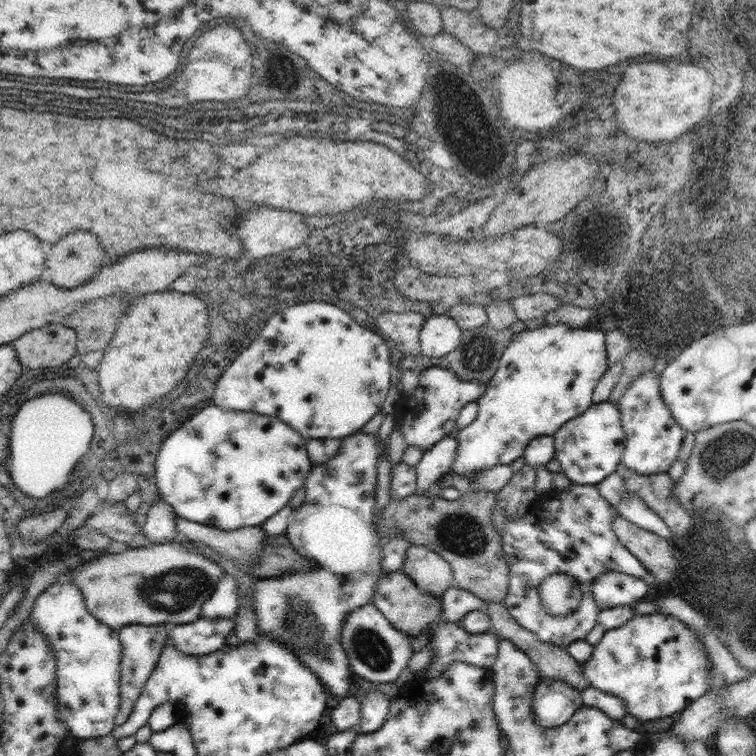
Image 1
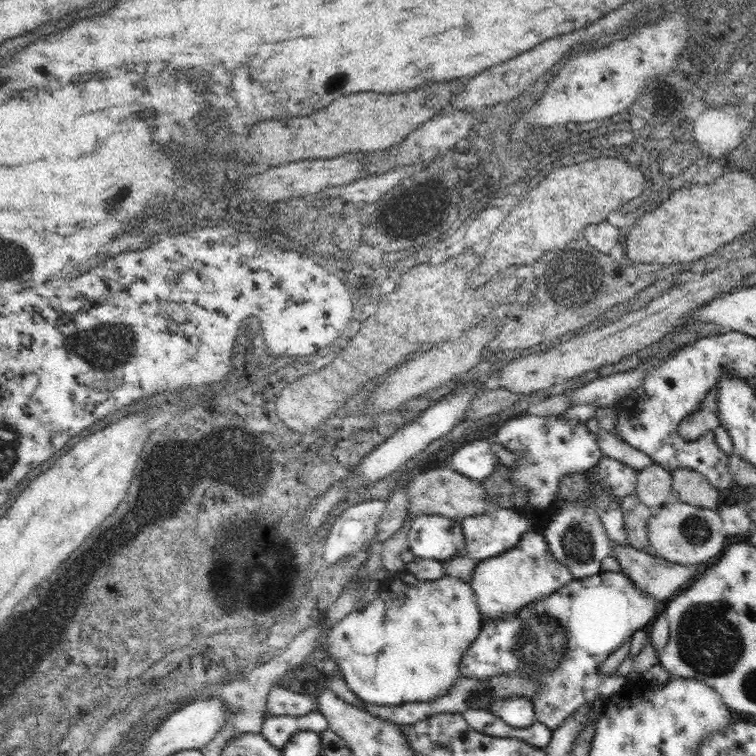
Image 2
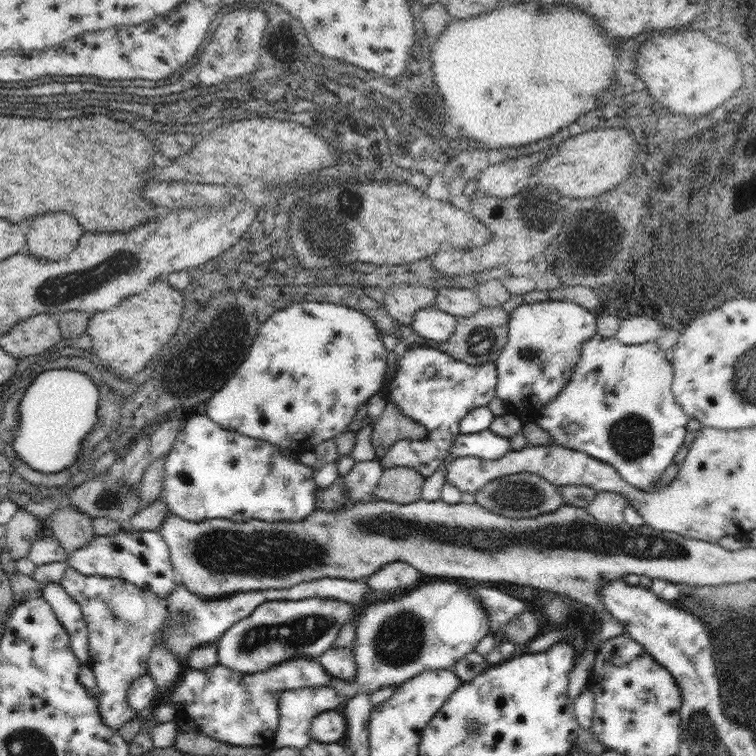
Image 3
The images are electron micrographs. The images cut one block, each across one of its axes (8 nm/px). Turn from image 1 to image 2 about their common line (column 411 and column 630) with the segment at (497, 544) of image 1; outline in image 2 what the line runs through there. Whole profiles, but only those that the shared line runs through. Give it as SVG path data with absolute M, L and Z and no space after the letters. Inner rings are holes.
M636 492L622 498L622 512L624 512L624 530L628 534L628 544L634 548L656 556L650 538L648 538L648 522L652 520L654 510L646 506Z

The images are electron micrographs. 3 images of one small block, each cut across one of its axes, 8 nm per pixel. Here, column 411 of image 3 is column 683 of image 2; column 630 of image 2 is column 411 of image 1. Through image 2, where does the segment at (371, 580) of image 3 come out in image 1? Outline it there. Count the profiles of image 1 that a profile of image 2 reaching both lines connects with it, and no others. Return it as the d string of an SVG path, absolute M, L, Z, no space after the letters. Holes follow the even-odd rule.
M409 544L405 562L401 568L417 588L427 590L441 600L443 592L453 586L453 572L449 562L445 562L437 552L421 544Z

